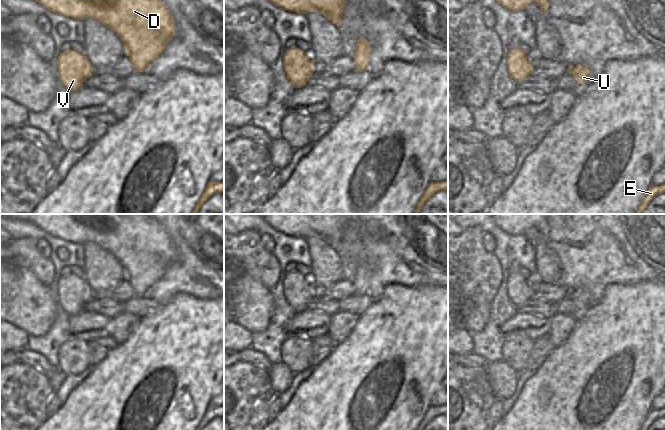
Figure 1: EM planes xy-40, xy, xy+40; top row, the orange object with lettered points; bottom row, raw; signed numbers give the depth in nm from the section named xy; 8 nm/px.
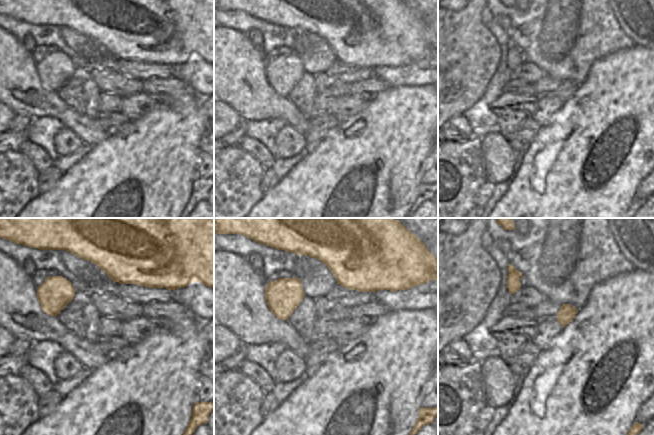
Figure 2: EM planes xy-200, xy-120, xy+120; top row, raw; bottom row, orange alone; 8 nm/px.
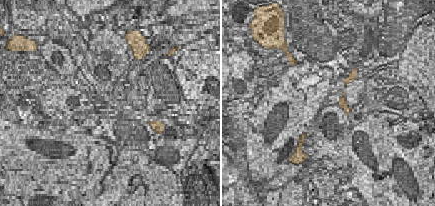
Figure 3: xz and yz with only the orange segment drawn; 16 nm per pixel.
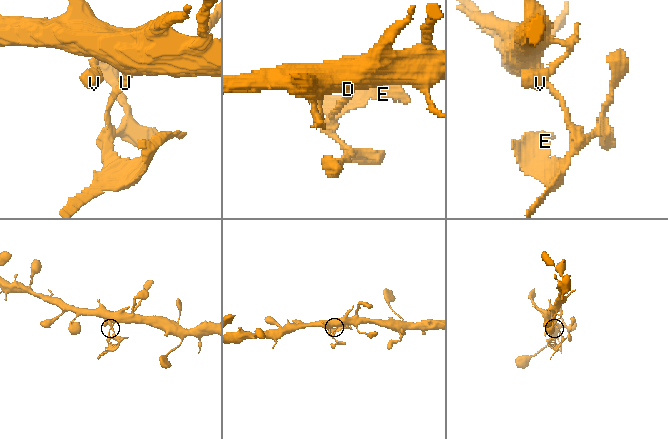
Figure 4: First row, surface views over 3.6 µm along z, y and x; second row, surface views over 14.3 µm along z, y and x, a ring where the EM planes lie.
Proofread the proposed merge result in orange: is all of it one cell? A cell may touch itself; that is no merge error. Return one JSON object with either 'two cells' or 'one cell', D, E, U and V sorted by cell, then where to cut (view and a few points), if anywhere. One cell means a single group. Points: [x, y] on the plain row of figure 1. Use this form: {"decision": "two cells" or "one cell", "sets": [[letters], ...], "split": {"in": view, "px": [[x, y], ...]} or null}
{"decision": "two cells", "sets": [["D", "V"], ["E", "U"]], "split": {"in": "xy", "px": [[355, 289], [363, 295]]}}

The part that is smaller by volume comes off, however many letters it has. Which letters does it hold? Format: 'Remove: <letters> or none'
Remove: E, U.

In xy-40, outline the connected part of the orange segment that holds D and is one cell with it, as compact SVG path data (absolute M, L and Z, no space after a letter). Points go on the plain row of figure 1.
M0 214L0 216L32 222L48 234L74 244L94 242L121 263L125 269L125 278L139 296L149 292L175 259L175 247L167 231L157 220L147 214Z

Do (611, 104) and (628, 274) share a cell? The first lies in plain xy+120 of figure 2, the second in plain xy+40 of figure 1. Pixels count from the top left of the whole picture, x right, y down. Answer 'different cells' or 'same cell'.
different cells

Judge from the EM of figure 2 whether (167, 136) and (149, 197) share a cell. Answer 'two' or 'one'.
one

